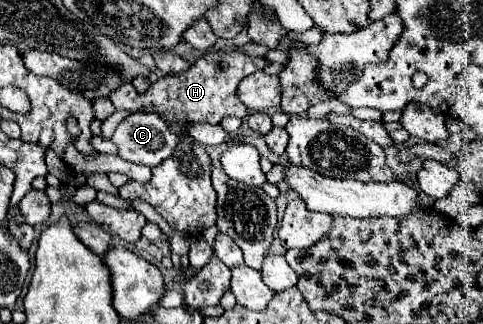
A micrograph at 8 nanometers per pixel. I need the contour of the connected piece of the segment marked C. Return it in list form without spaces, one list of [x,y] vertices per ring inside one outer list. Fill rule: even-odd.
[[[132,113],[130,117],[126,117],[114,131],[112,141],[118,145],[120,149],[120,157],[126,161],[134,161],[140,165],[148,165],[148,167],[156,167],[158,163],[162,163],[164,159],[168,159],[168,155],[174,151],[174,147],[178,145],[178,135],[170,133],[166,121],[156,115],[156,113]]]

